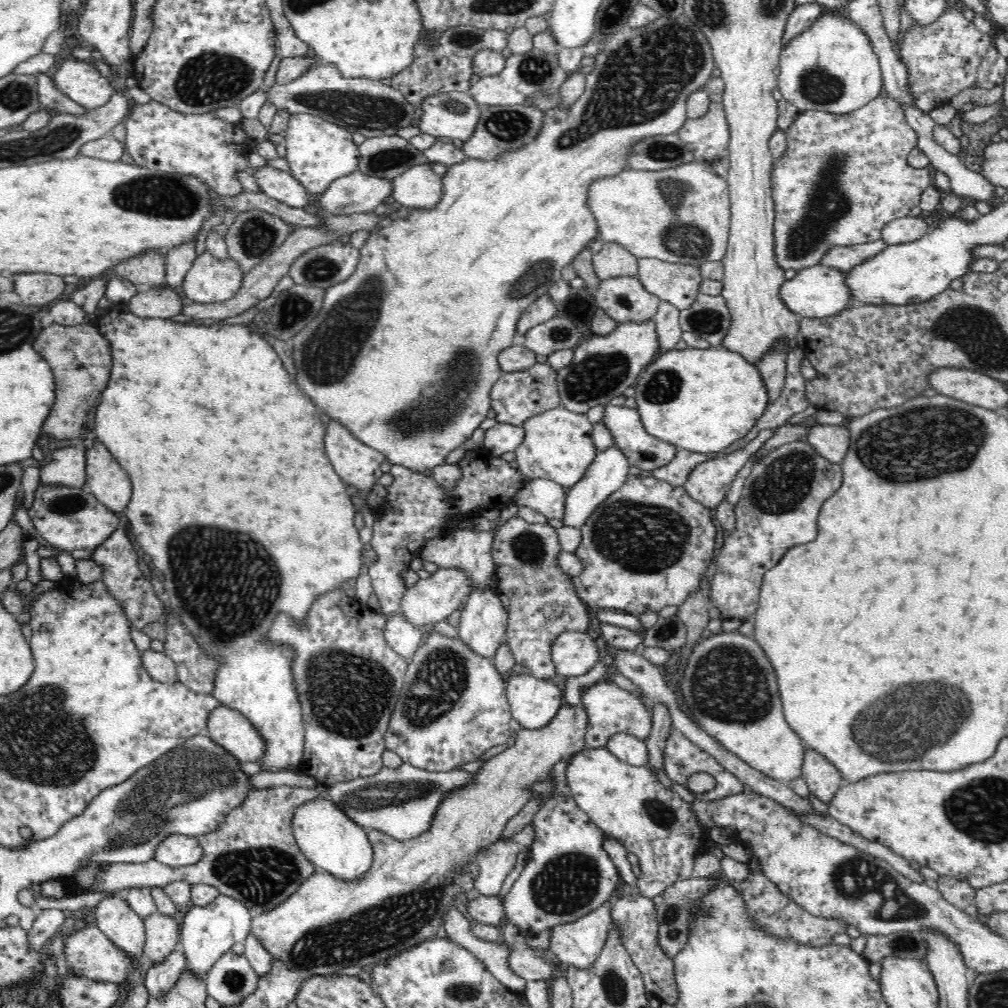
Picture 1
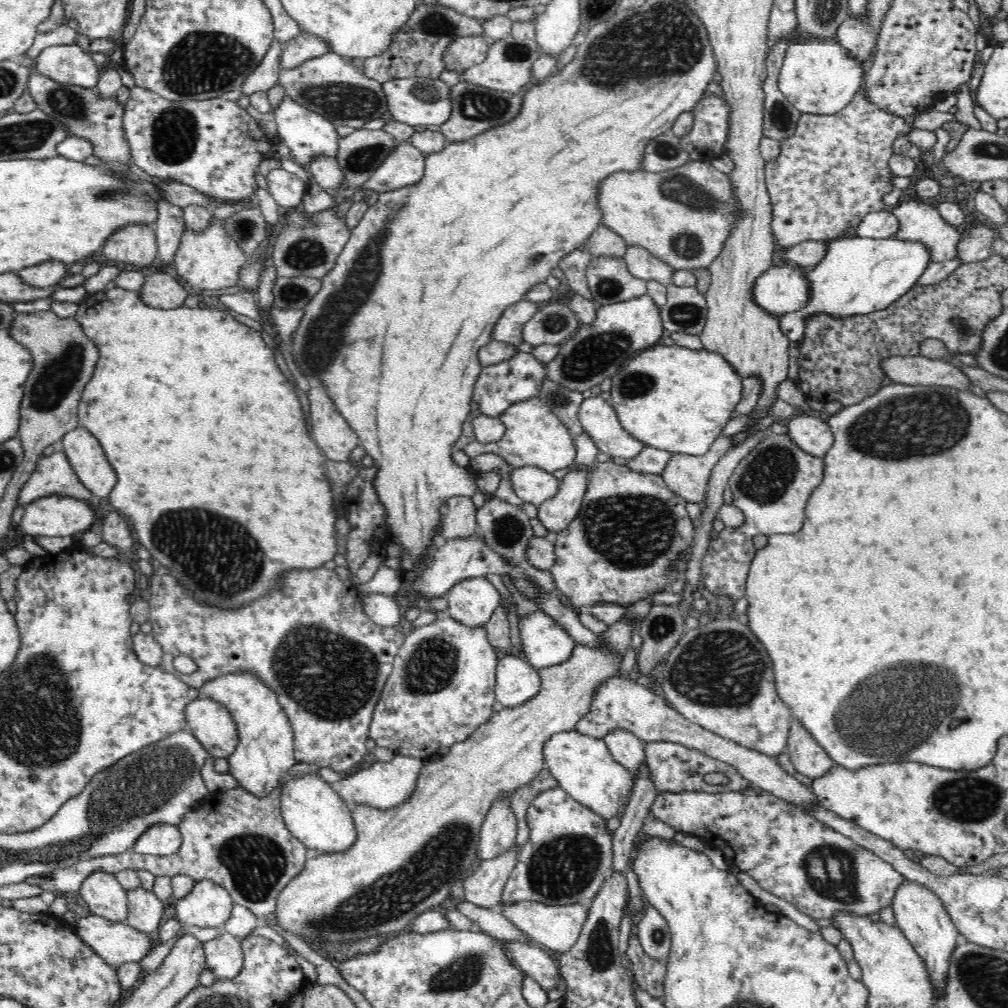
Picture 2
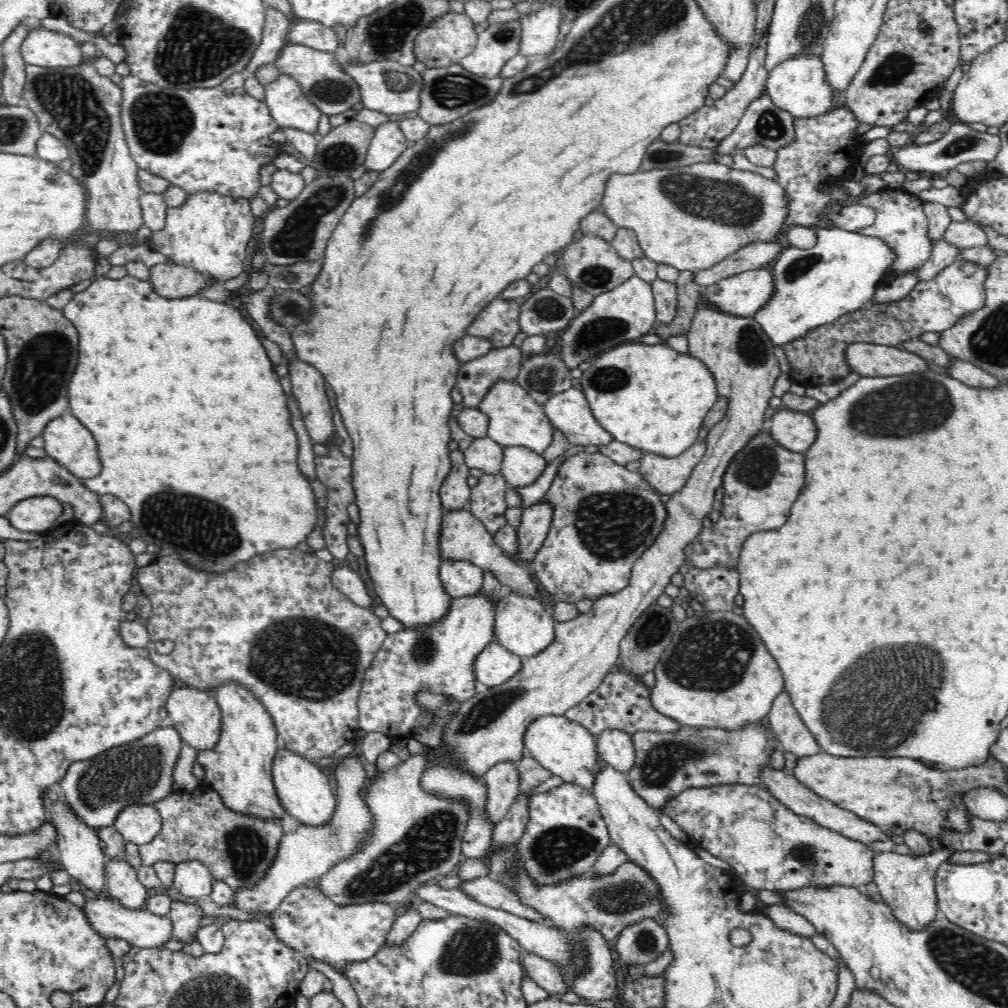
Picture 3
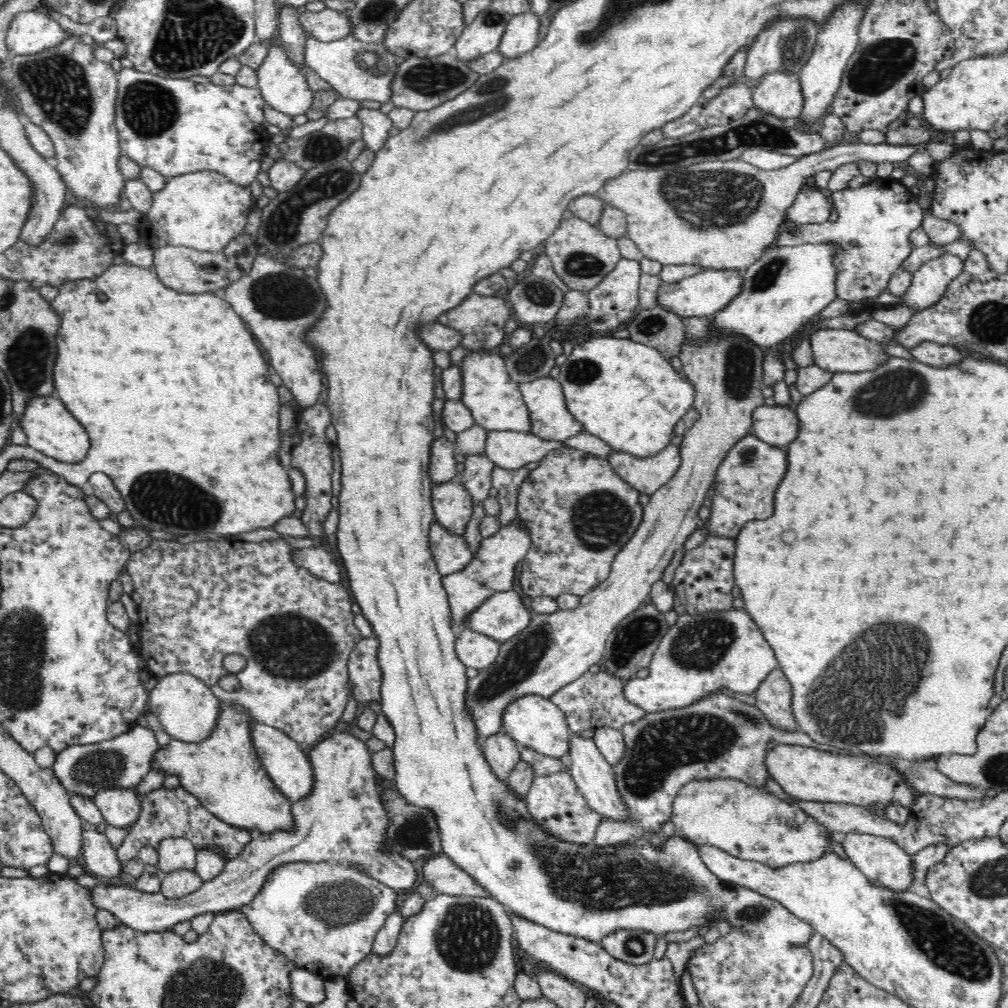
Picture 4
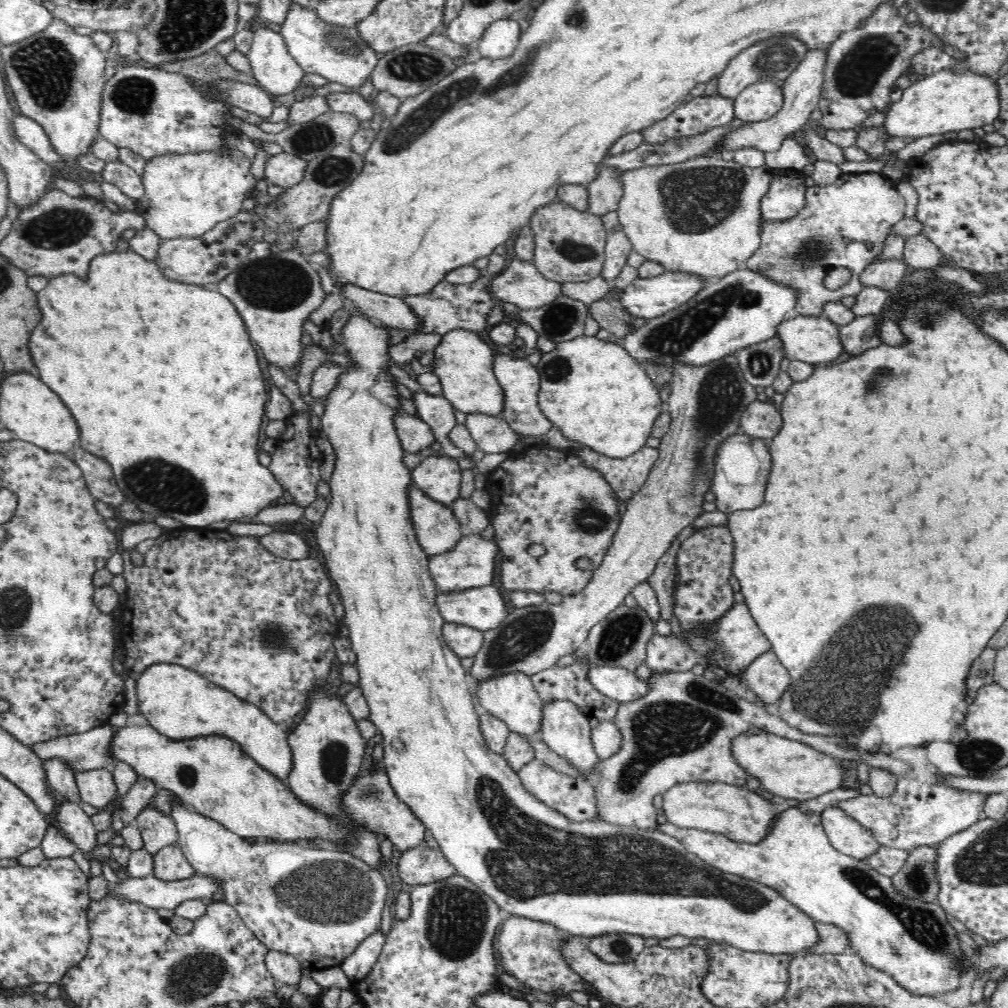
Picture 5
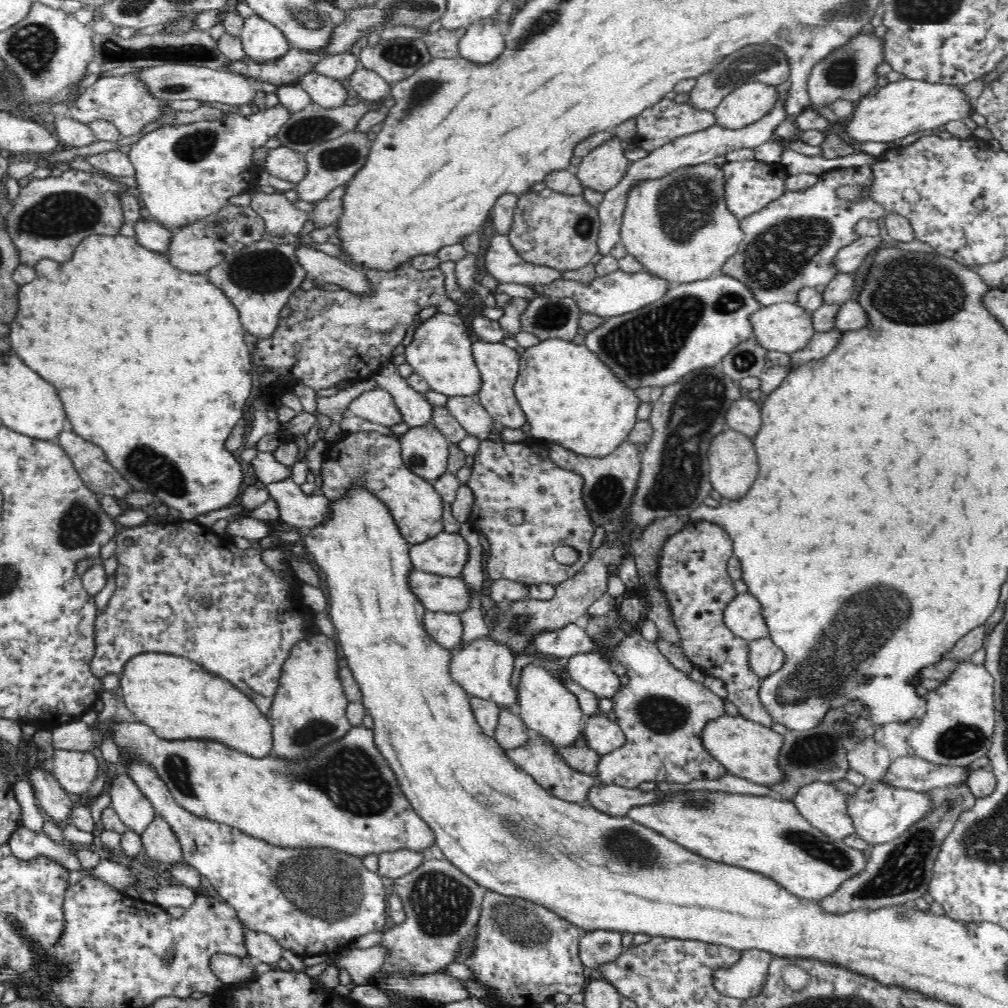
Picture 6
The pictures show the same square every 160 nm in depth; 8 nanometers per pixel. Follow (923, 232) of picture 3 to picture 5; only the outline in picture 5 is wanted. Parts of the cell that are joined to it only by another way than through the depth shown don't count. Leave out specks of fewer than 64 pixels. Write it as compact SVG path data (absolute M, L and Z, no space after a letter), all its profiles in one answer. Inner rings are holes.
M842 172L830 185L806 188L803 208L795 216L763 221L759 225L759 246L742 267L795 292L793 314L824 317L822 306L826 302L842 304L846 296L858 296L865 289L855 277L877 261L880 250L892 235L890 226L904 219L907 211L904 193L882 173ZM840 266L850 269L854 277L845 287L832 291L824 285L824 278Z

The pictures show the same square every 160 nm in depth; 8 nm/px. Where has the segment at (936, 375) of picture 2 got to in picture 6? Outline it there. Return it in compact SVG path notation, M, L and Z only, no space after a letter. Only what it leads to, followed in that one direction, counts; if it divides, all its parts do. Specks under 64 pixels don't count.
M786 301L763 305L762 308L755 309L750 313L746 320L751 327L751 334L766 351L784 354L802 351L807 348L806 344L810 342L810 338L817 333L814 323L812 323L812 313L798 304L790 304Z

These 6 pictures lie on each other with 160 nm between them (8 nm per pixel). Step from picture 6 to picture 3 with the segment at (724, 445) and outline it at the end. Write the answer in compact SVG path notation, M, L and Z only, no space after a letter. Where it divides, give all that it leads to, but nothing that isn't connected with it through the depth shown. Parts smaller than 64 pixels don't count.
M767 430L753 435L726 468L719 519L712 526L703 527L690 544L688 550L693 563L698 567L718 564L736 567L743 541L752 532L778 528L786 520L786 512L790 512L790 500L799 496L802 486L803 453L782 447Z

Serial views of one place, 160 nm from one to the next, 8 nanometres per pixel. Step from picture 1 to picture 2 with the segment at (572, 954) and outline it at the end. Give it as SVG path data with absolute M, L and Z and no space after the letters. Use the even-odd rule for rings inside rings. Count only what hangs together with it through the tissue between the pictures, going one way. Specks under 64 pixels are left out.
M646 762L637 772L636 780L632 790L632 798L626 804L624 815L620 818L617 831L613 834L613 869L617 872L625 873L630 868L629 860L632 854L632 842L644 828L644 820L649 814L651 805L658 796L658 791L654 790L651 782L647 780ZM519 901L506 905L501 903L501 913L508 917L522 932L525 932L535 944L544 944L548 952L562 954L574 944L582 932L583 921L588 909L579 905L546 906L540 903Z

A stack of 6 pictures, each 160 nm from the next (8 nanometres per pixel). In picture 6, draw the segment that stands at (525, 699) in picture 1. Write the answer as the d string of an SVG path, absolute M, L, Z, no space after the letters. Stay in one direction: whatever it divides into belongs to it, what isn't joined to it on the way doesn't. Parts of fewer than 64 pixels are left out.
M425 611L421 618L427 635L448 650L452 650L464 636L464 626L457 614Z

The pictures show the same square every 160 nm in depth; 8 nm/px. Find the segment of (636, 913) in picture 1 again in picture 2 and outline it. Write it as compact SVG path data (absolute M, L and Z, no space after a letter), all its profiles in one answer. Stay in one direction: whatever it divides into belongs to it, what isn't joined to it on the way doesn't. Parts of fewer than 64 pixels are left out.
M633 930L629 936L628 948L626 950L626 960L629 964L632 963L634 978L643 991L650 995L662 999L663 996L663 980L667 972L663 964L658 964L658 959L649 957L642 951L642 946L639 946L635 931Z

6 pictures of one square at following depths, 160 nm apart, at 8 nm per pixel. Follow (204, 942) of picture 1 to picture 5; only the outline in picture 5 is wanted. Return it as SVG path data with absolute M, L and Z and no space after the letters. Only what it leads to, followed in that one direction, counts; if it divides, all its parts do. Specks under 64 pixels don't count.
M149 804L141 810L132 824L139 828L144 848L152 856L166 844L178 845L179 840L176 839L176 829L171 817L155 808L152 810Z

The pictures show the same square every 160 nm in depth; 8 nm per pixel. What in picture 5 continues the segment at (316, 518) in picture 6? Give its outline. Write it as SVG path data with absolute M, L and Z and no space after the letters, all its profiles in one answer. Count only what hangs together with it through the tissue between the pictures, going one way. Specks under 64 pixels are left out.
M128 248L127 251L121 252L114 249L107 252L96 253L95 256L90 259L90 264L87 265L87 272L84 278L88 278L88 280L82 282L82 277L65 273L59 273L58 276L48 278L47 284L35 293L35 304L38 306L39 319L35 327L31 329L30 336L27 338L25 345L28 347L28 354L31 356L32 364L35 364L35 369L39 373L39 379L62 399L62 402L66 405L66 408L69 408L71 415L75 419L75 423L79 429L78 444L81 445L82 448L88 449L89 452L96 453L97 456L102 457L111 466L118 487L122 490L122 493L125 494L125 499L134 502L142 512L150 514L150 516L154 516L154 518L156 518L156 516L170 516L170 518L174 518L174 520L178 520L178 522L194 528L208 526L223 527L232 522L249 521L249 519L254 518L260 510L272 506L272 502L276 503L276 500L283 496L285 489L277 482L272 472L270 472L270 469L258 461L258 454L262 453L259 447L261 439L263 438L260 436L260 430L262 428L261 421L265 415L264 406L266 406L266 402L269 402L268 390L266 390L266 382L264 382L264 376L262 375L262 370L260 370L260 364L258 364L258 358L256 357L256 352L254 351L254 346L252 346L251 338L246 330L243 318L239 315L234 304L230 302L230 299L220 294L215 287L186 284L184 281L170 280L169 277L163 275L156 260L146 260L145 257L140 256L130 248Z

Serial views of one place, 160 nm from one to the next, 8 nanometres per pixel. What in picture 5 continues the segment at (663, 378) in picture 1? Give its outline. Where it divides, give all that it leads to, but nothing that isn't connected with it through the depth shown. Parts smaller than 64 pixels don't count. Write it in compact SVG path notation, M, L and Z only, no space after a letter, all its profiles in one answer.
M579 336L556 343L552 352L539 352L534 366L540 374L535 404L543 417L554 428L558 428L566 438L588 447L600 455L626 457L646 446L652 425L662 415L662 398L655 383L639 364L630 364L628 356L622 356L622 349L614 346L614 341L598 339L595 336Z

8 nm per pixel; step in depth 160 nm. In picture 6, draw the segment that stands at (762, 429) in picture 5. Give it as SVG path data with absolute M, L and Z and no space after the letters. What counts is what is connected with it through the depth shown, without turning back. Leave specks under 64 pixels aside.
M748 397L732 401L724 414L727 427L753 439L761 426L759 406L757 401L752 401Z

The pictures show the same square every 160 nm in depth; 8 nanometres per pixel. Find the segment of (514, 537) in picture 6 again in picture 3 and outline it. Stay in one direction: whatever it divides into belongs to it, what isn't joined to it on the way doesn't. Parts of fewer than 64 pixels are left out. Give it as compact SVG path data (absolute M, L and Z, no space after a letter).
M582 451L574 456L565 458L565 461L555 468L555 474L551 480L551 488L544 493L544 496L542 496L539 501L546 503L547 506L551 506L550 528L546 540L544 541L544 546L540 547L540 550L538 550L532 560L532 568L534 568L536 580L540 582L540 586L542 586L554 600L568 602L570 604L576 604L576 602L580 602L580 600L584 598L594 601L598 596L604 596L608 593L618 592L619 589L626 588L631 564L635 558L646 549L646 546L651 544L651 540L659 533L659 530L662 529L665 510L663 510L663 503L660 499L661 493L652 491L650 485L643 480L642 475L638 474L636 469L616 464L611 458L608 458L608 456L600 451L598 453Z

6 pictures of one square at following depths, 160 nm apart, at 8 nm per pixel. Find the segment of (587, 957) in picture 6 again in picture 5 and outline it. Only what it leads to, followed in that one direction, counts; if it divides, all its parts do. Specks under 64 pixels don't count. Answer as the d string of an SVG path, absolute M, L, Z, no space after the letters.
M608 934L593 937L587 950L609 964L625 964L643 952L644 937L633 934Z

